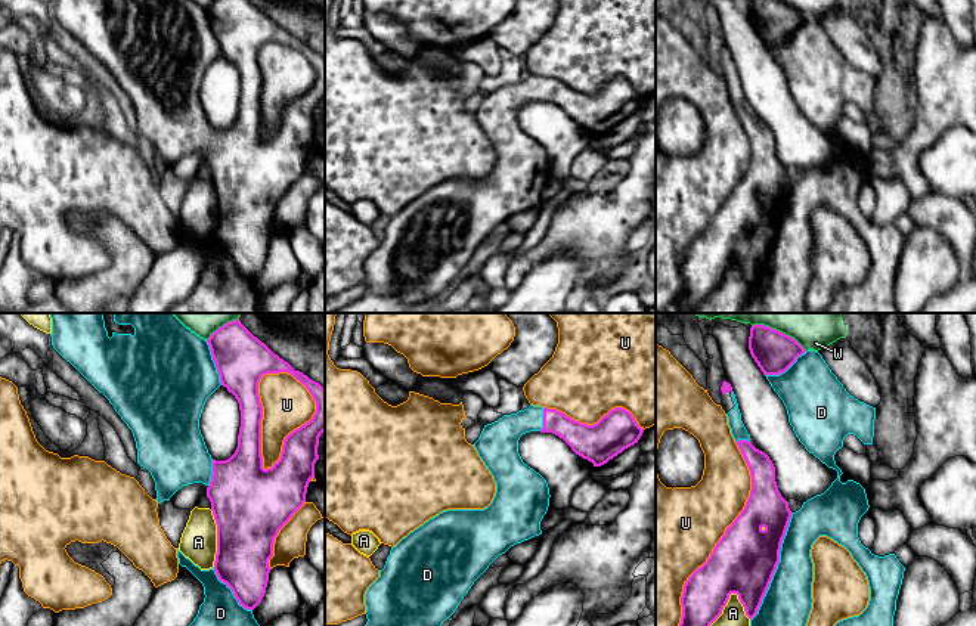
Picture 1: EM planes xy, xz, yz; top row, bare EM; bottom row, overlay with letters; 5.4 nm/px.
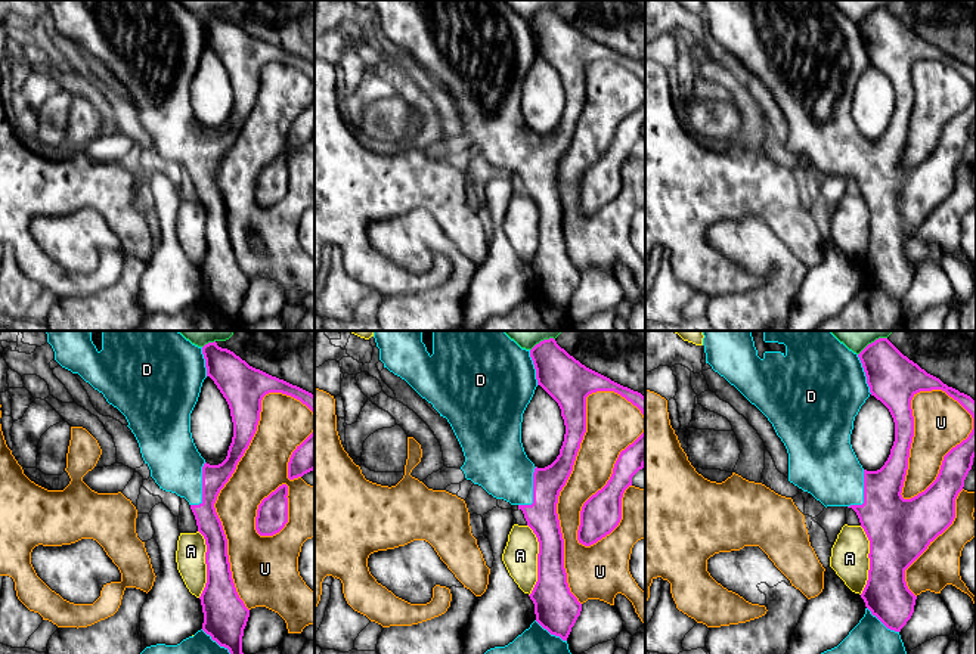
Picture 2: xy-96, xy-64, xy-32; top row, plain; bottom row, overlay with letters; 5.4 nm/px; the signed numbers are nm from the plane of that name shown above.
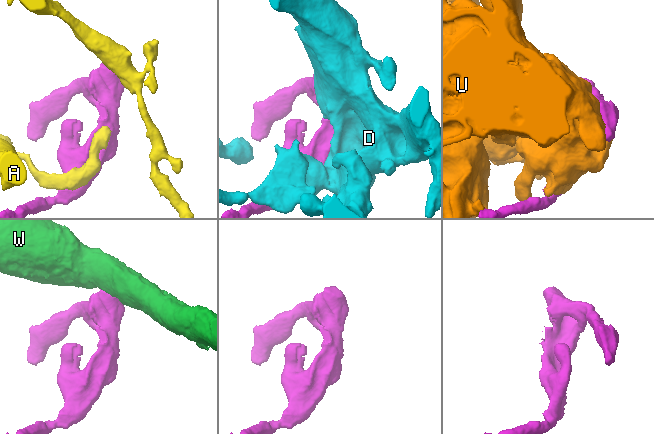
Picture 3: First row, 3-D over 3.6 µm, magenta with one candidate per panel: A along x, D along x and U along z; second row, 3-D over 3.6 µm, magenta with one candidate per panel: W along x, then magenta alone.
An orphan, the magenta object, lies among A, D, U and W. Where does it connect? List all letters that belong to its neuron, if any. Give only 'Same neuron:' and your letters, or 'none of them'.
Same neuron: D

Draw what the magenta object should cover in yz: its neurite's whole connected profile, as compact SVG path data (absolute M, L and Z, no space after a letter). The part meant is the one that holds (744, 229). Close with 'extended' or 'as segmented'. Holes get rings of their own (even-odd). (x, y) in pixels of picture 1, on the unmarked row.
M735 111L752 145L752 159L744 179L726 196L725 204L713 217L707 230L685 251L681 266L682 286L673 303L691 310L722 283L729 264L737 263L746 285L752 289L762 273L772 245L780 232L781 213L786 205L791 180L775 151L775 136L769 125L752 111Z | as segmented

